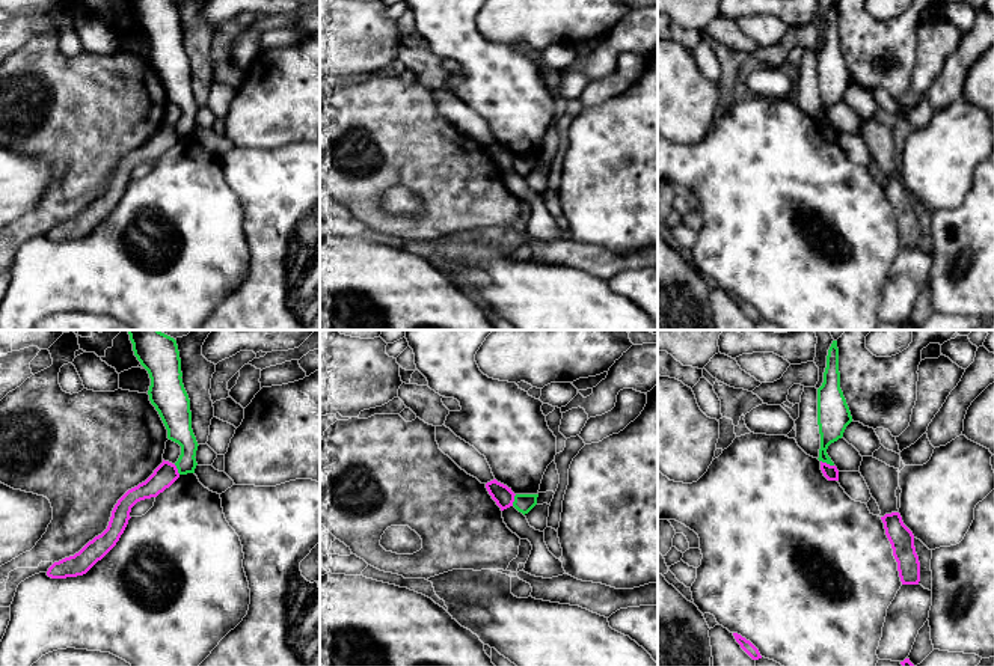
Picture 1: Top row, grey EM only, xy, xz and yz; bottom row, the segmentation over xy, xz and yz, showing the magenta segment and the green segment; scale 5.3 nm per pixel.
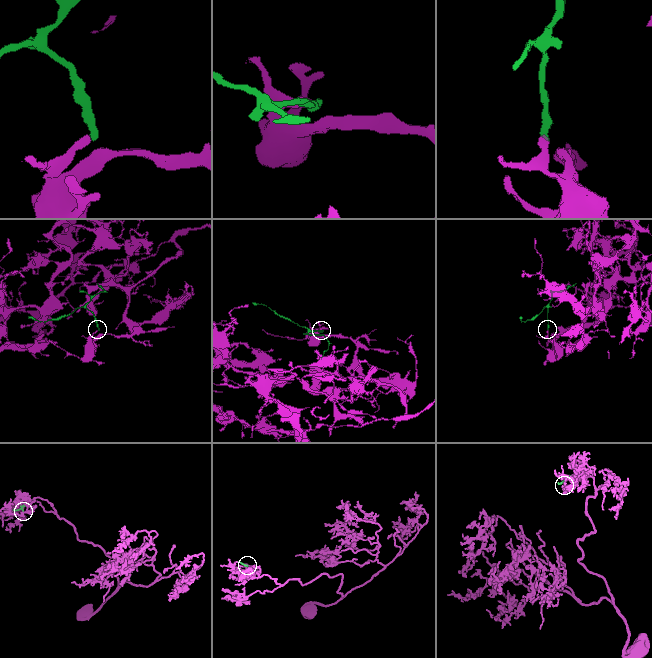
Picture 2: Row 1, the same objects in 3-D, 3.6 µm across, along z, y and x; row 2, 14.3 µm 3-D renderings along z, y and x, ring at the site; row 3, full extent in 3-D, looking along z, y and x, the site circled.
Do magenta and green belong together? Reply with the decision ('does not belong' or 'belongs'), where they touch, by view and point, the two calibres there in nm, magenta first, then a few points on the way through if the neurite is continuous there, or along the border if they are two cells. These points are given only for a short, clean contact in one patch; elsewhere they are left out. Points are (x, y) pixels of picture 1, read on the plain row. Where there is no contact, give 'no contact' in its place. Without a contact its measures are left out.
does not belong; meets magenta in yz at (825, 125); 80 nm thick on the magenta side, 170 nm on the other; border along yz (821, 122), (833, 128)

